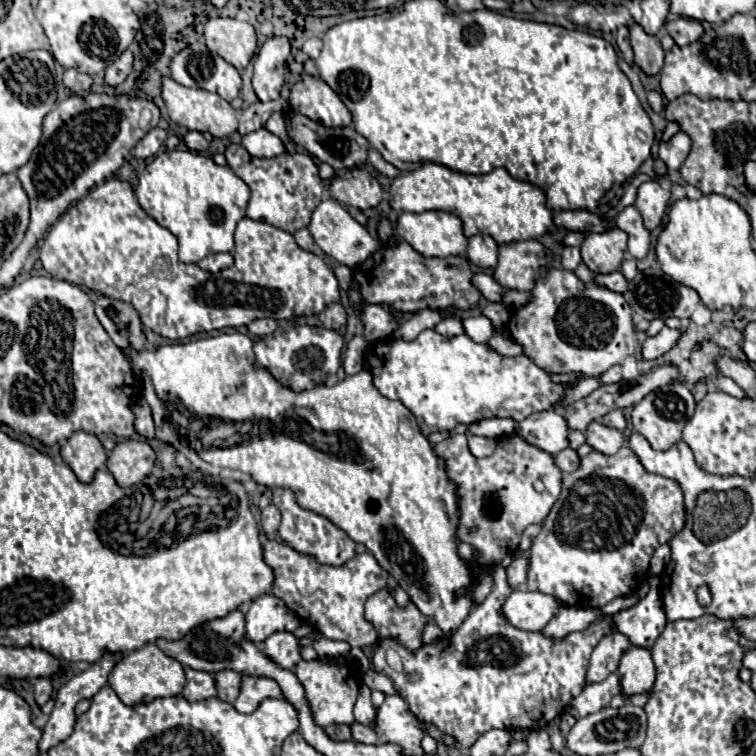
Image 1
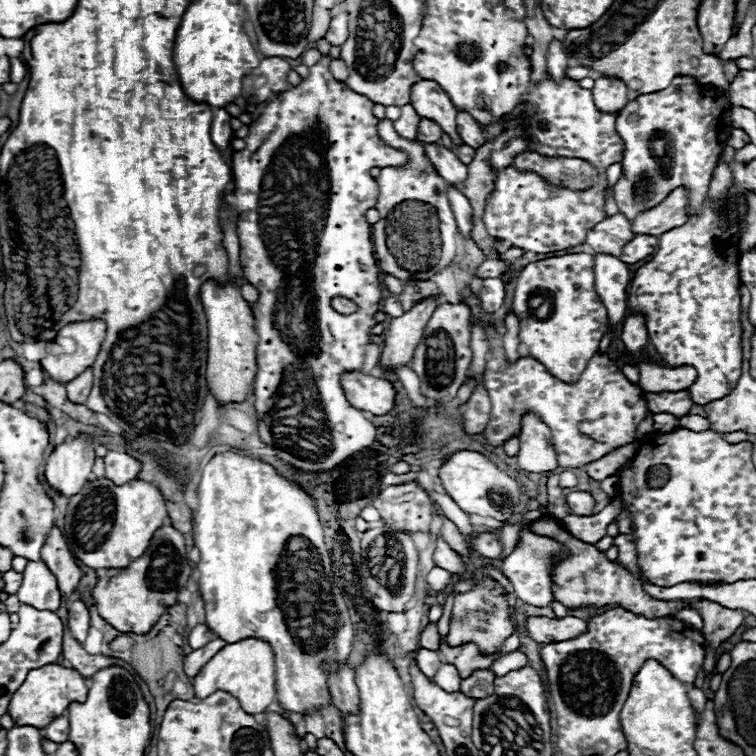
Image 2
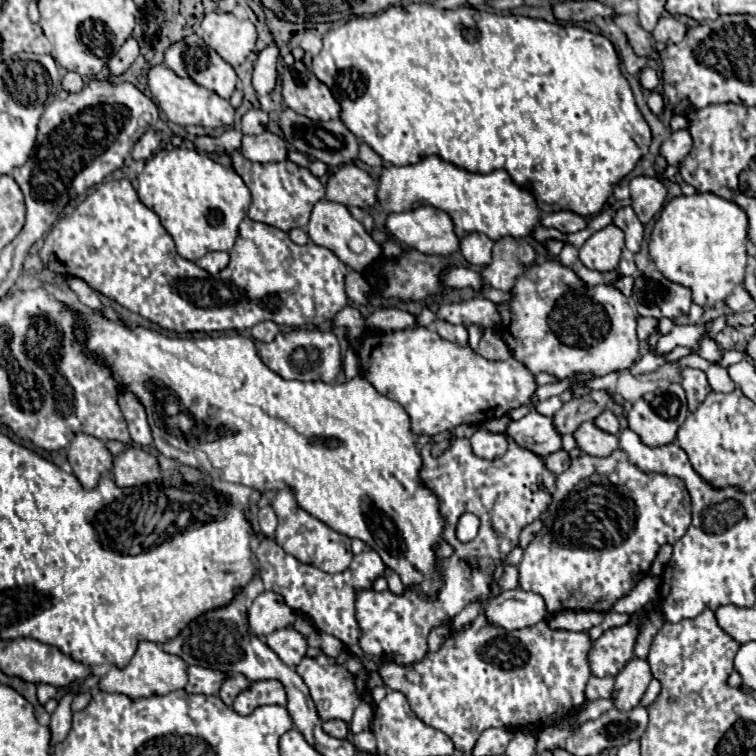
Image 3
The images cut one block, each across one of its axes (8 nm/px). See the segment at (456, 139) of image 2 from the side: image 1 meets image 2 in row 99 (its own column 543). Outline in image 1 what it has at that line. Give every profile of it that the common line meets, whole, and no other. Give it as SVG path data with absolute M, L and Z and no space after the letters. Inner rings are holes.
M556 410L536 412L526 420L518 422L516 434L524 436L524 440L528 440L530 444L536 444L538 448L544 448L550 454L558 454L570 446L570 440L568 440L570 426L566 418Z

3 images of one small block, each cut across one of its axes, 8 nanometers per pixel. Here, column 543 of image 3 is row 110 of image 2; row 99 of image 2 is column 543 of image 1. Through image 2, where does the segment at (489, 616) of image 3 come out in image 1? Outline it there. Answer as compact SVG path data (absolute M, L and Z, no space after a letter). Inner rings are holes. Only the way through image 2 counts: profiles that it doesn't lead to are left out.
M514 590L504 604L504 616L520 630L538 632L558 614L560 608L562 604L554 596L530 590Z

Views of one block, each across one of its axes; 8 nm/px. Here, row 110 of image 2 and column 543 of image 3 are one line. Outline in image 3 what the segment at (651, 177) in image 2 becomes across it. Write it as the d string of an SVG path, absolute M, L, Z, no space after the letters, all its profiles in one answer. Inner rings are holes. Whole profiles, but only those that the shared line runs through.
M480 614L468 630L452 634L438 652L428 652L426 658L414 666L398 666L394 662L380 664L380 676L392 690L402 692L412 712L428 726L444 732L456 746L456 750L470 754L478 736L492 726L506 728L540 728L542 722L558 724L566 714L584 704L584 688L590 678L588 650L592 642L586 632L552 630L548 622L534 624L532 628L520 628L516 632L504 632L486 622Z

